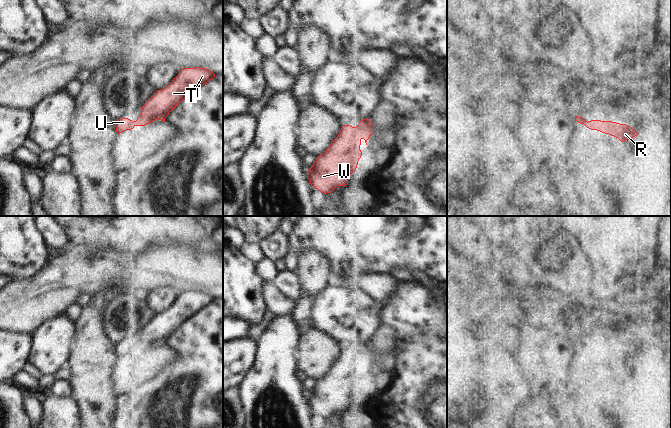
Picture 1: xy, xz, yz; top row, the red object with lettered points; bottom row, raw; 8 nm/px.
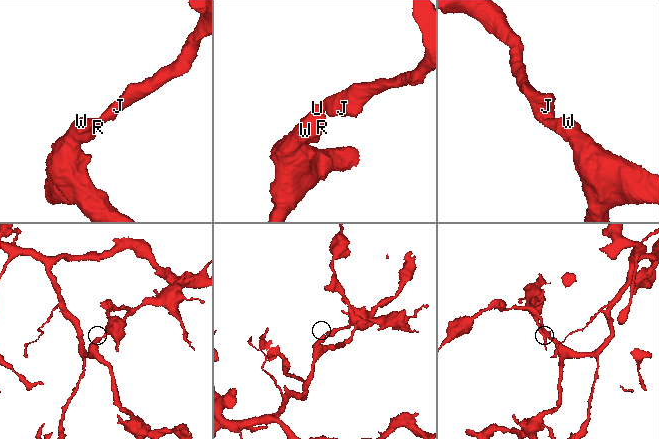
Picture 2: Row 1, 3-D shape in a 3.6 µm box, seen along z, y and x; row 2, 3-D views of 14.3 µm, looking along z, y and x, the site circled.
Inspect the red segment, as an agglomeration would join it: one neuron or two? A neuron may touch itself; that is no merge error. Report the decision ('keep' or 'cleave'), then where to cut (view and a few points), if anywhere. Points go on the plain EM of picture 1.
keep; no cut

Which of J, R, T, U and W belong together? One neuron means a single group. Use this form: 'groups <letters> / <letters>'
groups J R T U W

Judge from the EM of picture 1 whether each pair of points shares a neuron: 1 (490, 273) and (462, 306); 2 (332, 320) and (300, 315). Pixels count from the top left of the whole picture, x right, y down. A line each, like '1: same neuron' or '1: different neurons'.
1: same neuron
2: different neurons

